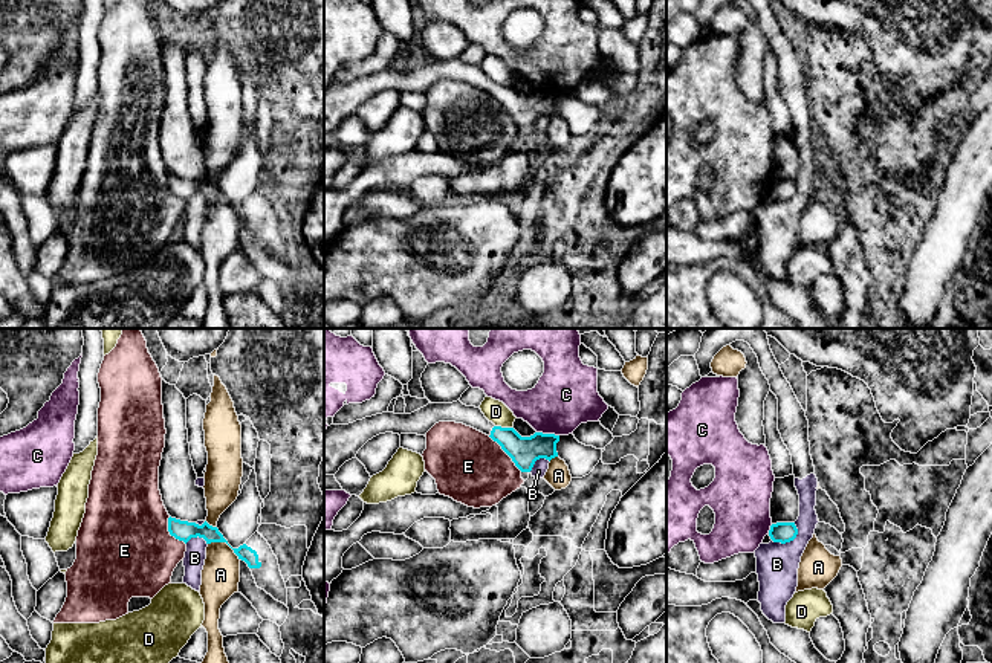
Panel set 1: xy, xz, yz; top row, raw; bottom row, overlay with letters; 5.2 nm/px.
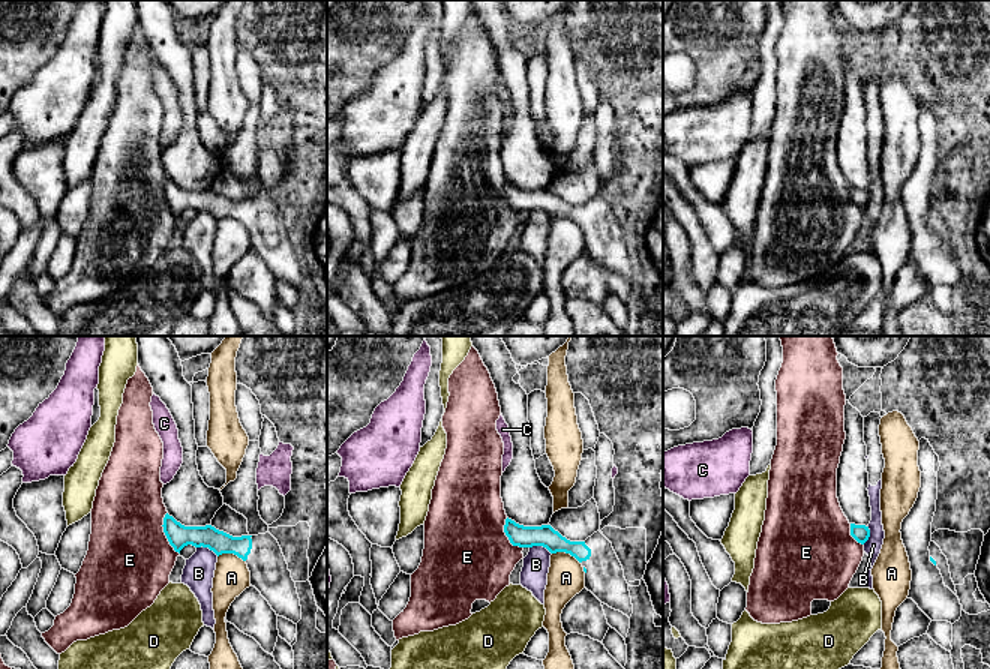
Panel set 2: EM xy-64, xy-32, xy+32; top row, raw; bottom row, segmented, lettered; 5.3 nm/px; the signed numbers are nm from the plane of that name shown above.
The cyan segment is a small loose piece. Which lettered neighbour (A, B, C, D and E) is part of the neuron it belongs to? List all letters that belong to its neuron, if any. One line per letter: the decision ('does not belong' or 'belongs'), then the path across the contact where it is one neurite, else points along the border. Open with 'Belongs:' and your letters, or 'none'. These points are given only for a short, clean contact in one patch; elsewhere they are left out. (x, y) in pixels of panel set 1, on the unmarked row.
Belongs: none
A: does not belong; border xy (208, 200), (225, 200), (239, 217)
B: does not belong; border yz (795, 181), (797, 191), (792, 197), (784, 200), (772, 199)
C: does not belong; border xz (537, 89), (558, 93)
D: does not belong; border xz (496, 83), (512, 86)
E: does not belong; border xz (488, 93), (521, 129)

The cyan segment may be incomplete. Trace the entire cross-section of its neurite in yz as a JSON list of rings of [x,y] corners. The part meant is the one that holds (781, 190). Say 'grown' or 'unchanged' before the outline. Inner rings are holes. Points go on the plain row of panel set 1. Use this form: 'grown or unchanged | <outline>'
unchanged | [[[776,180],[770,183],[769,194],[773,200],[790,200],[796,196],[798,186],[795,180]]]

